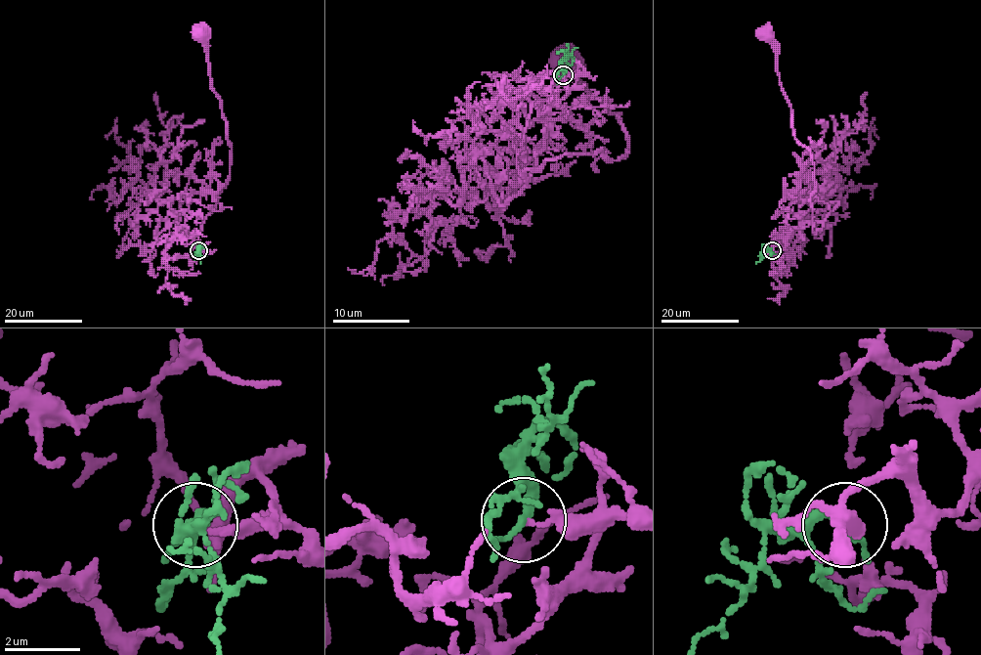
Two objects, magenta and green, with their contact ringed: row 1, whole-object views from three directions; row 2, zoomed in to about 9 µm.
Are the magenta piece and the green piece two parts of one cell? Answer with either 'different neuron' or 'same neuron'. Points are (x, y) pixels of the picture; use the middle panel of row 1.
different neuron

